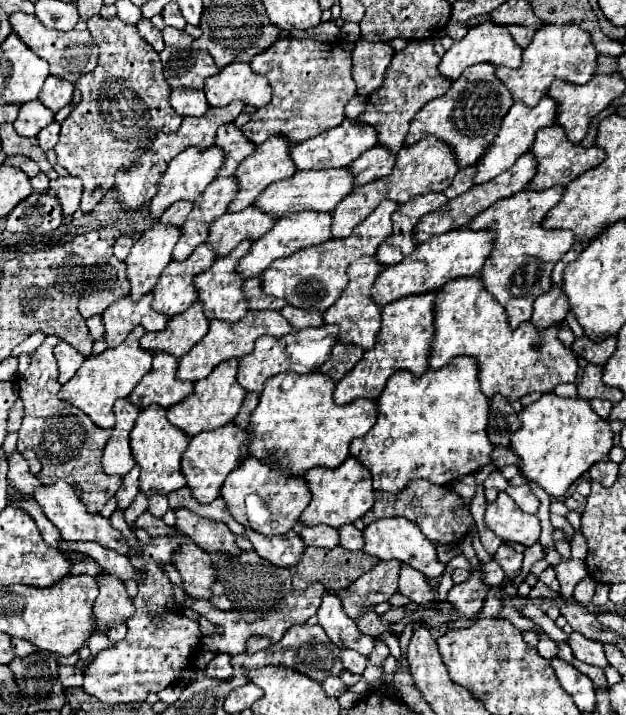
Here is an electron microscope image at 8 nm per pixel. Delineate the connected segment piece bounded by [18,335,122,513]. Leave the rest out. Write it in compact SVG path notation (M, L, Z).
M48 335L44 343L32 353L30 367L18 375L20 399L24 401L24 421L18 431L18 451L22 453L24 449L34 449L38 461L42 463L40 481L44 485L54 485L58 479L64 479L70 485L76 485L80 489L80 501L86 505L86 509L90 513L98 513L104 503L116 495L122 485L122 477L106 475L100 465L110 429L96 427L80 409L56 397L60 383L52 349L58 341L60 339L56 339L56 335Z

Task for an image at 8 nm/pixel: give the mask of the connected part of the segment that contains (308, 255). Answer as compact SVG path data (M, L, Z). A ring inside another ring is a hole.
M384 201L384 203L380 203L380 207L376 207L372 211L372 215L368 215L362 223L358 223L358 227L354 227L350 237L330 239L328 243L316 245L316 247L306 247L306 249L296 251L290 257L276 259L260 277L264 293L272 295L272 297L282 297L292 307L324 313L330 305L334 305L334 301L340 297L340 293L344 291L344 287L348 283L346 267L364 255L374 255L376 247L384 239L388 239L388 235L392 235L390 215L398 207L400 205L396 205L392 201Z

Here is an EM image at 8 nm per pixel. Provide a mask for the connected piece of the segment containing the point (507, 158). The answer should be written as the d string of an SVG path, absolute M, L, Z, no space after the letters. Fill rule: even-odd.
M544 97L536 107L524 107L520 103L514 103L510 107L510 111L506 113L506 117L502 119L496 139L490 143L484 157L478 161L474 183L476 185L486 183L486 181L494 179L496 175L500 175L502 171L506 171L508 167L512 167L516 163L516 159L520 155L524 155L528 151L528 147L532 147L532 139L536 137L536 131L542 127L554 125L554 117L556 117L556 107L552 107L552 99L548 99L548 97Z

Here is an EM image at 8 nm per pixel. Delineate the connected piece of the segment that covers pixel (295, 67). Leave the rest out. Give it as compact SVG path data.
M284 37L272 43L268 51L262 51L252 59L252 69L260 75L264 75L270 81L272 87L272 101L266 107L260 107L252 113L250 121L242 127L242 133L248 141L254 145L264 143L272 135L284 135L292 145L302 143L314 135L320 135L322 131L328 131L332 127L338 127L344 121L344 105L356 95L356 83L352 83L352 55L344 51L338 43L322 43L314 39L292 39Z

